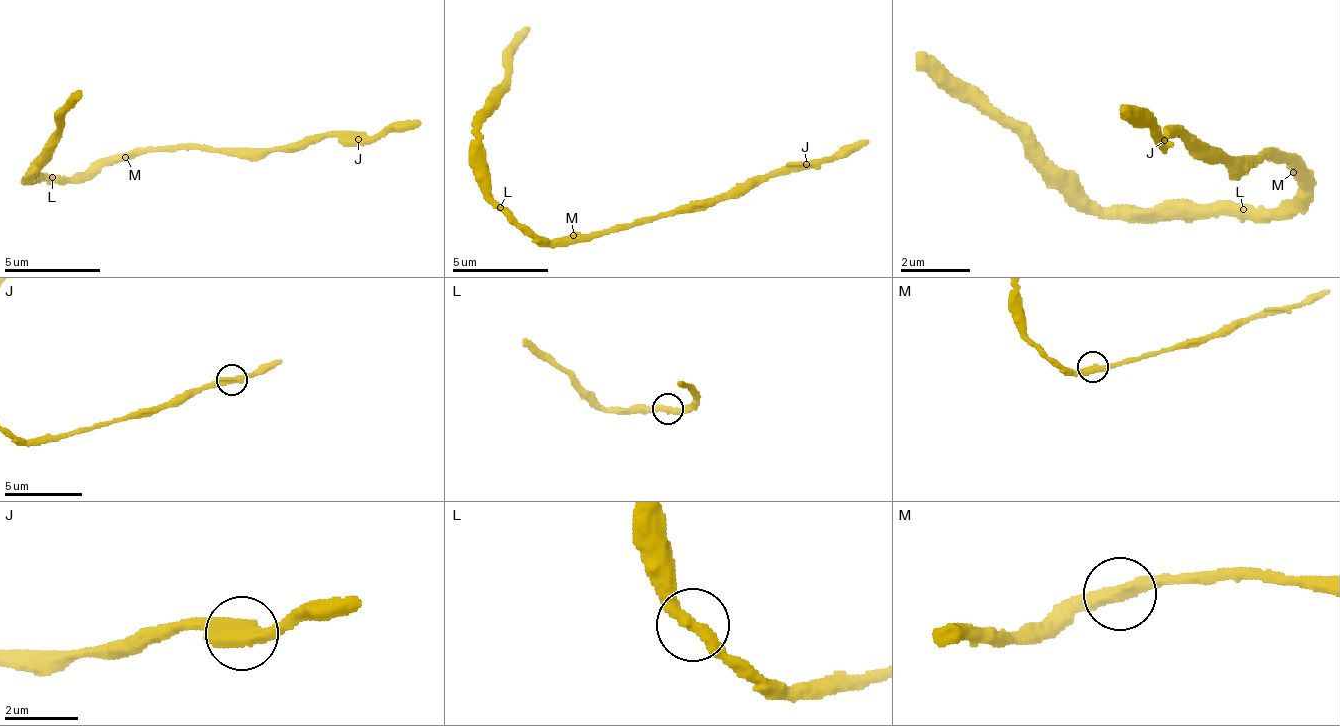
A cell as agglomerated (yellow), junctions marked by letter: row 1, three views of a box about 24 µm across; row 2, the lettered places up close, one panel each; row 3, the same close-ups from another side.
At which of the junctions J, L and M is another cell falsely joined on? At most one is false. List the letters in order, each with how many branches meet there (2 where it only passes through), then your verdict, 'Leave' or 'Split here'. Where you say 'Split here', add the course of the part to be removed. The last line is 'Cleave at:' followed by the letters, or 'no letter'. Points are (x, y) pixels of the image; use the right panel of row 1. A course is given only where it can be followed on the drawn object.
J: Branches: 2. Leave
L: Branches: 2. Leave
M: Branches: 2. Leave
Cleave at: no letter

